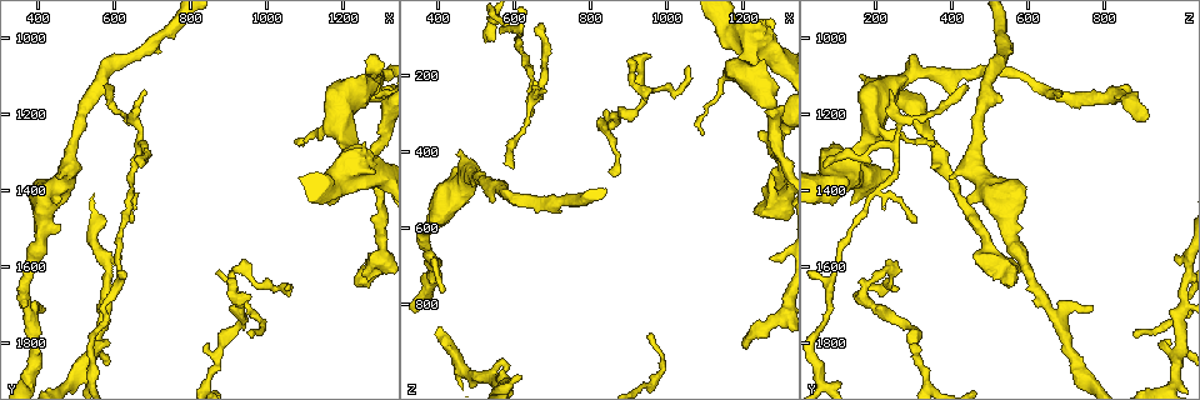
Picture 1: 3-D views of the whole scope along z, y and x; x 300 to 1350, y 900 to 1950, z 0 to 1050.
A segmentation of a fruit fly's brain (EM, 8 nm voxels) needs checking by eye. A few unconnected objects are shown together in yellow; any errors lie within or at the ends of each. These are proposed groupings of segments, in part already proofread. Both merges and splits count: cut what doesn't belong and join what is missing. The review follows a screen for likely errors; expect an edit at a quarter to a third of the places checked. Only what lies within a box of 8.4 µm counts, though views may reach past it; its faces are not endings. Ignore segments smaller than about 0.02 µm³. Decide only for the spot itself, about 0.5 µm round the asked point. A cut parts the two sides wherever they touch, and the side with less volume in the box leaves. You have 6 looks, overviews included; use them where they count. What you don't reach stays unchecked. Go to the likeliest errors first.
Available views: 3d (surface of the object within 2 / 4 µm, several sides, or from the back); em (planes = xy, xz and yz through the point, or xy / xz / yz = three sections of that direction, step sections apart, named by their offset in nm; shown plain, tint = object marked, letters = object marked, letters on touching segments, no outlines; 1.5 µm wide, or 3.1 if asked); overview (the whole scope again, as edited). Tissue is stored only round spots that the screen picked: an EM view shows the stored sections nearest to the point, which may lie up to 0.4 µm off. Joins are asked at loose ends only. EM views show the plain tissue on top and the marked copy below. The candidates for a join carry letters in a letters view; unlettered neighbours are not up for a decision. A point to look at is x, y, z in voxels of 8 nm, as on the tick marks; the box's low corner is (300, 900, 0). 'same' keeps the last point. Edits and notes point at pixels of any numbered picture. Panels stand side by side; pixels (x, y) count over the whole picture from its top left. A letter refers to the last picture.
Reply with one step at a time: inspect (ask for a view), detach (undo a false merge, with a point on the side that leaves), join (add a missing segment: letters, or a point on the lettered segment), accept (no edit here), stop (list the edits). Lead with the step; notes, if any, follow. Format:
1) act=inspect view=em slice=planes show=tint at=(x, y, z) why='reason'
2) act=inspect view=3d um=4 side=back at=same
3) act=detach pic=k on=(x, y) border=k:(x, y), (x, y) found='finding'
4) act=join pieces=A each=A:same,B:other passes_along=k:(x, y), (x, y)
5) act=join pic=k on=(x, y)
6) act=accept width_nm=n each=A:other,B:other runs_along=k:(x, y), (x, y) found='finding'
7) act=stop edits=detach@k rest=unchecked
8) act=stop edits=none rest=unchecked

act=inspect view=em slice=xy step=4 show=tint at=(1225, 1635, 560) why='free end'

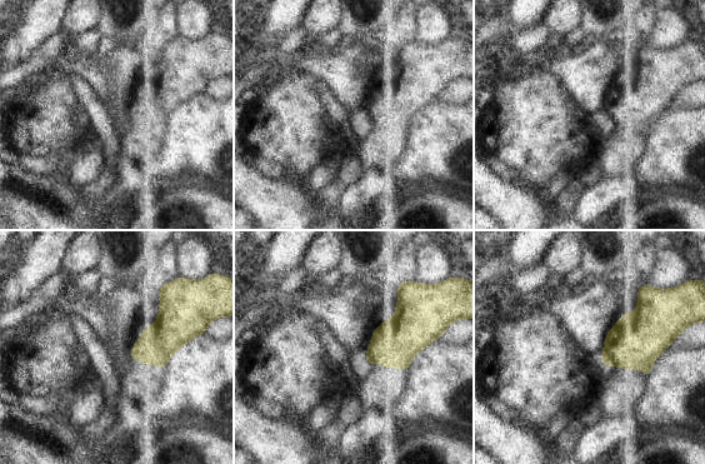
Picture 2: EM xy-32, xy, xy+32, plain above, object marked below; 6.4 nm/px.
act=inspect view=em slice=yz step=8 show=letters at=same

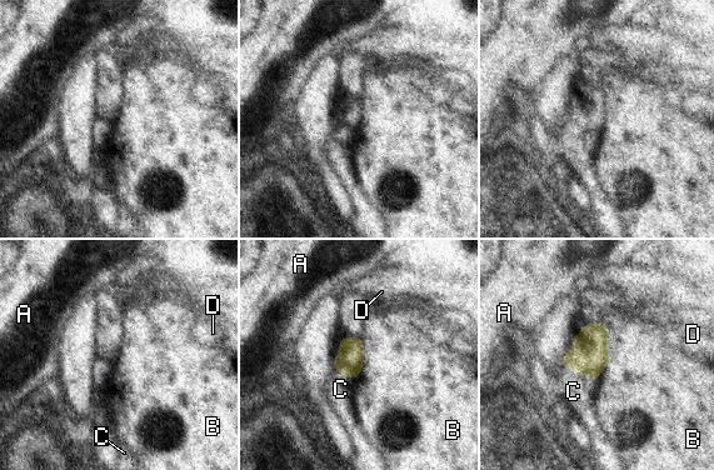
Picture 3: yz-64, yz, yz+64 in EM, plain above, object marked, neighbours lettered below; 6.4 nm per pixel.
act=join pieces=C each=A:other,B:other,C:same,D:other passes_along=3:(589, 355), (578, 370), (573, 391) found='the cell continues'

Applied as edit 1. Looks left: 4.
act=inspect view=overview

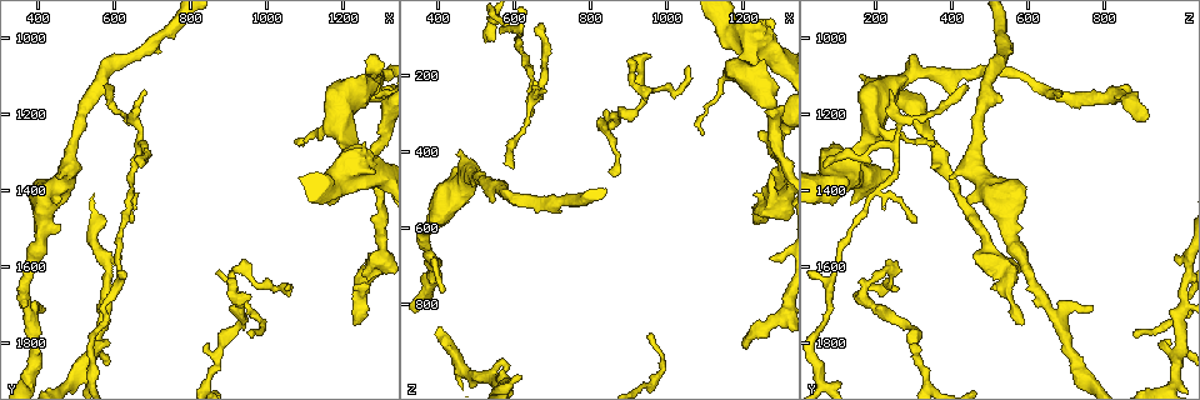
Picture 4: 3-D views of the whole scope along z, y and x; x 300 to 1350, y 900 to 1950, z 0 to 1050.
act=inspect view=em slice=planes show=letters at=(915, 1610, 225) why='sharp bend'

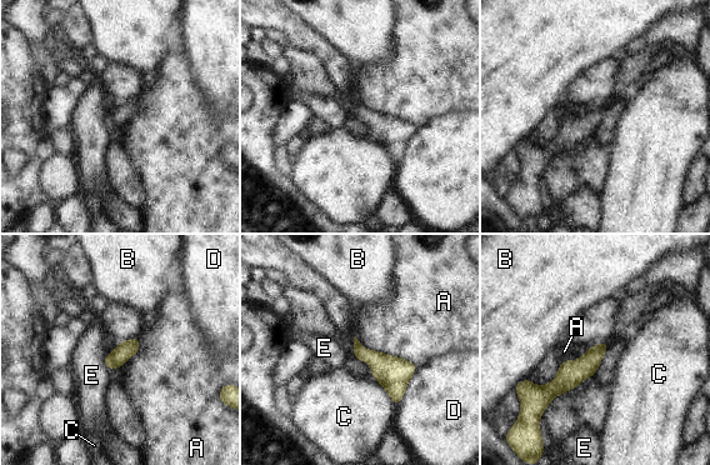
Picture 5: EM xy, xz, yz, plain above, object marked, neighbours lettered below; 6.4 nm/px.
act=accept width_nm=120 each=A:other,B:other,C:other,D:other,E:other runs_along=5:(605, 345), (554, 389), (536, 393) found='one cell here'

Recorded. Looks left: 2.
act=inspect view=em slice=xy step=4 show=tint at=(1260, 1120, 255) why='sudden change in width'

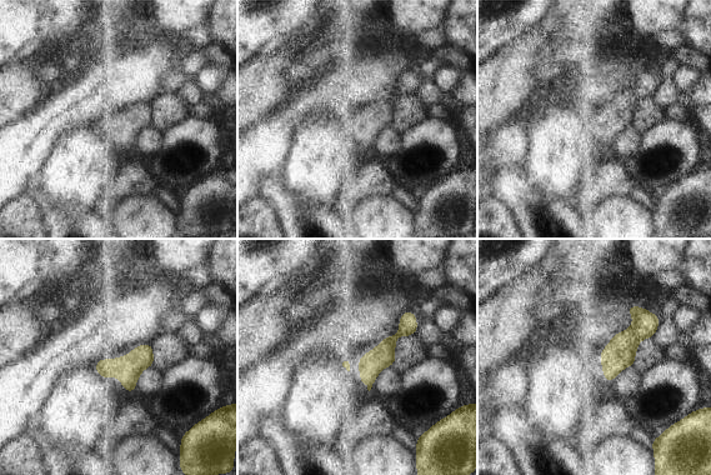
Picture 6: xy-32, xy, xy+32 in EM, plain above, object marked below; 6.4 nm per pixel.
act=inspect view=em slice=planes show=letters at=same

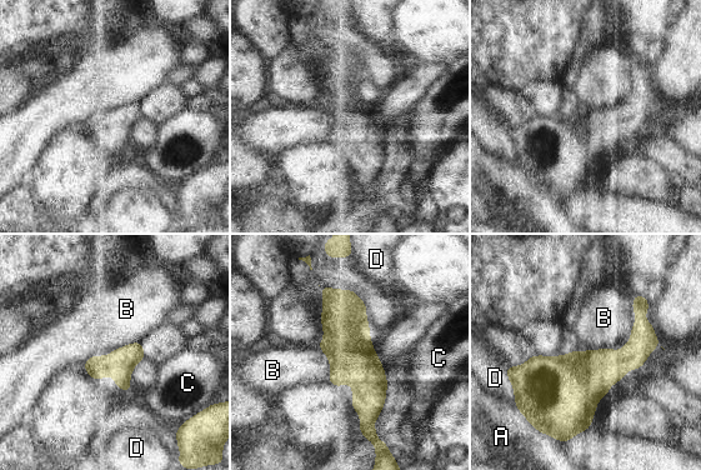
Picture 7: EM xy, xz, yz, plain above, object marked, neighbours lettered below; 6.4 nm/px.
act=accept each=A:other,B:other,C:other,D:other runs_along=7:(325, 290), (366, 376), (362, 425) found='all the same cell'

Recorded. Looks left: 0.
act=stop edits=join@3 rest=unchecked

